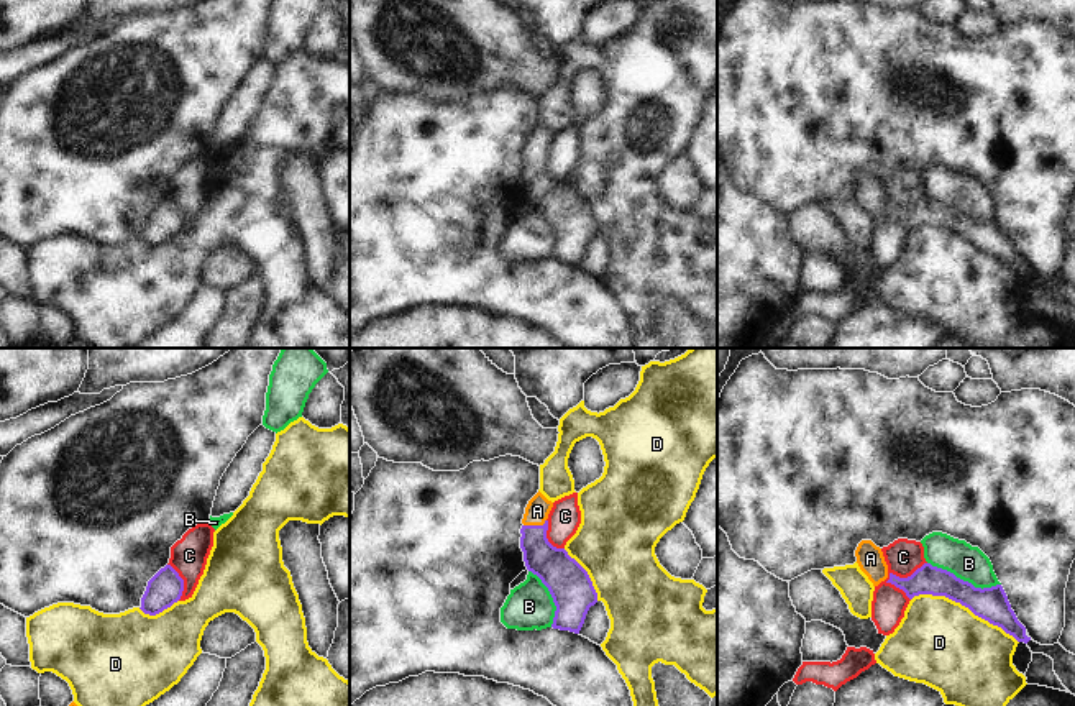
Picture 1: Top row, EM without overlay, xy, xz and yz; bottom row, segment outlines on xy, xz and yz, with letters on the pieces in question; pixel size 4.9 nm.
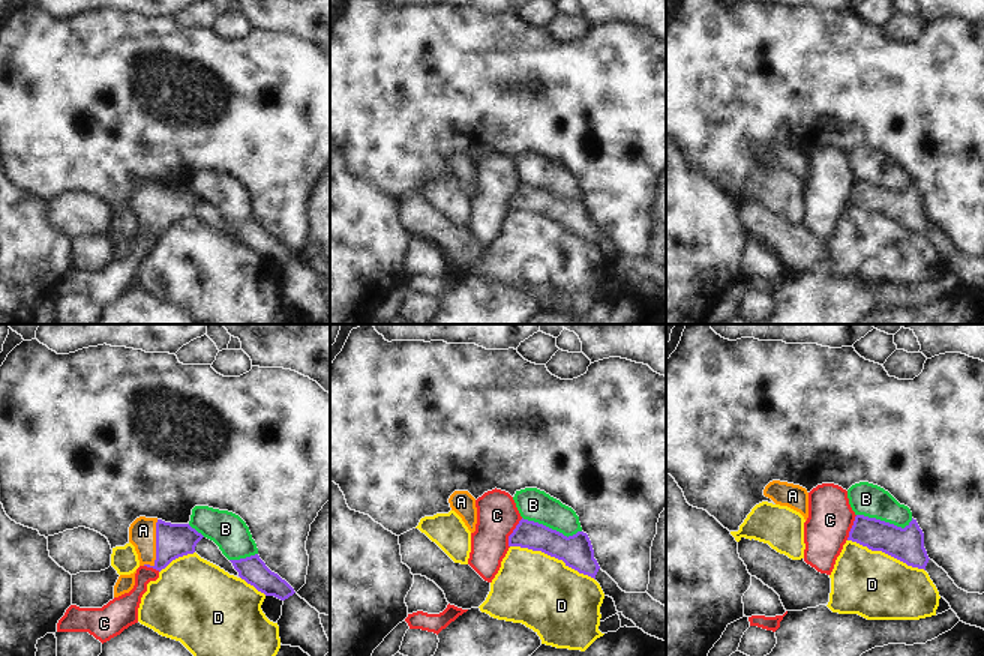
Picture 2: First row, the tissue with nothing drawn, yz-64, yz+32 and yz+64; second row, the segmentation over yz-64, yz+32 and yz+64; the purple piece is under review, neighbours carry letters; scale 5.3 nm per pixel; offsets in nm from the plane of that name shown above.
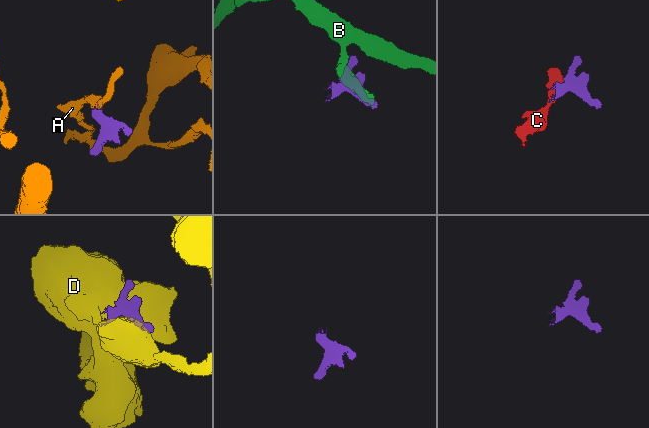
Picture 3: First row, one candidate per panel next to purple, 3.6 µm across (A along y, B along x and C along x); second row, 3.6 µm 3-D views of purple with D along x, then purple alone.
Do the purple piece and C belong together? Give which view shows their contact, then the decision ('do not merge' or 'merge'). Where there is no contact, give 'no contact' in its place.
yz | do not merge

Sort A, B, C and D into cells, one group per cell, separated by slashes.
A / B / C / D

